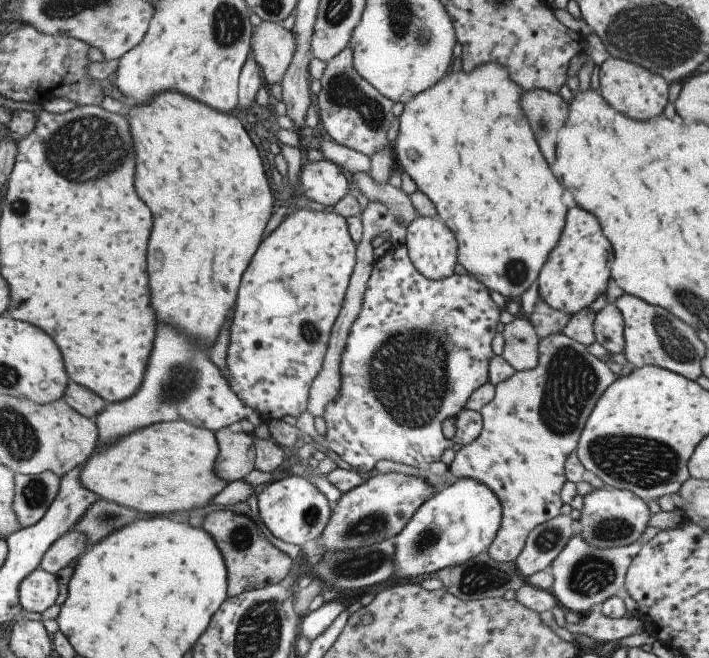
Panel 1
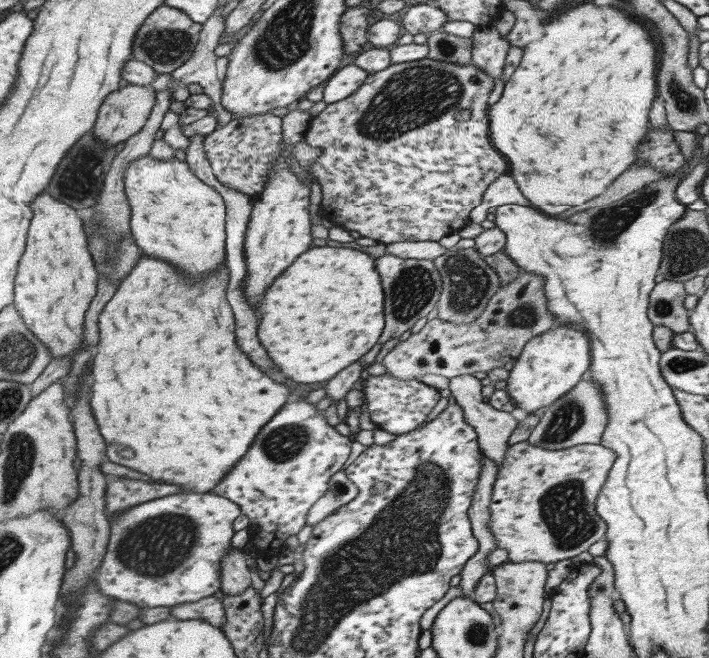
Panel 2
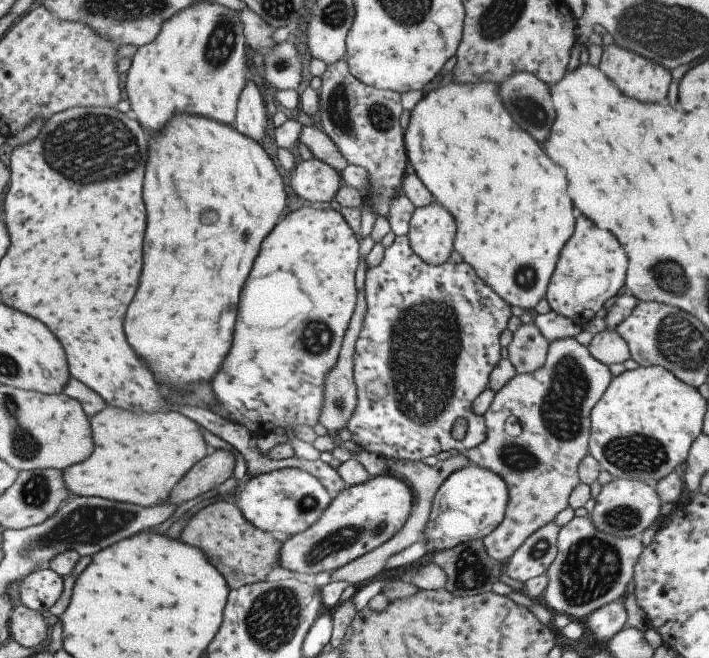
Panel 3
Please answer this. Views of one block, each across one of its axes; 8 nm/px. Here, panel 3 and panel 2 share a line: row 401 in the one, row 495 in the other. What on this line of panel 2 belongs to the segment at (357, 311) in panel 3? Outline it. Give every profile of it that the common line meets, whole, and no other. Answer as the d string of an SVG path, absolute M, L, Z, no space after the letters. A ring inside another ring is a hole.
M339 470L330 477L325 494L318 498L307 511L305 524L315 526L319 520L347 504L357 494L357 487Z

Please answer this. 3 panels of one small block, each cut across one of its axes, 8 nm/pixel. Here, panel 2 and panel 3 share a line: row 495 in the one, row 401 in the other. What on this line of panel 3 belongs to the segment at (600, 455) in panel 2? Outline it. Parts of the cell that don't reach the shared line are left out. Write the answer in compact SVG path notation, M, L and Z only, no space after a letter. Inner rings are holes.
M559 338L547 342L547 354L543 366L529 373L515 374L494 392L493 400L483 412L486 434L483 442L467 449L463 456L469 464L487 468L498 474L507 486L507 506L501 522L483 540L485 554L493 561L504 564L530 534L552 522L557 513L568 506L568 496L579 484L577 464L587 452L590 428L590 410L612 379L609 368L597 362L589 351L573 338Z

